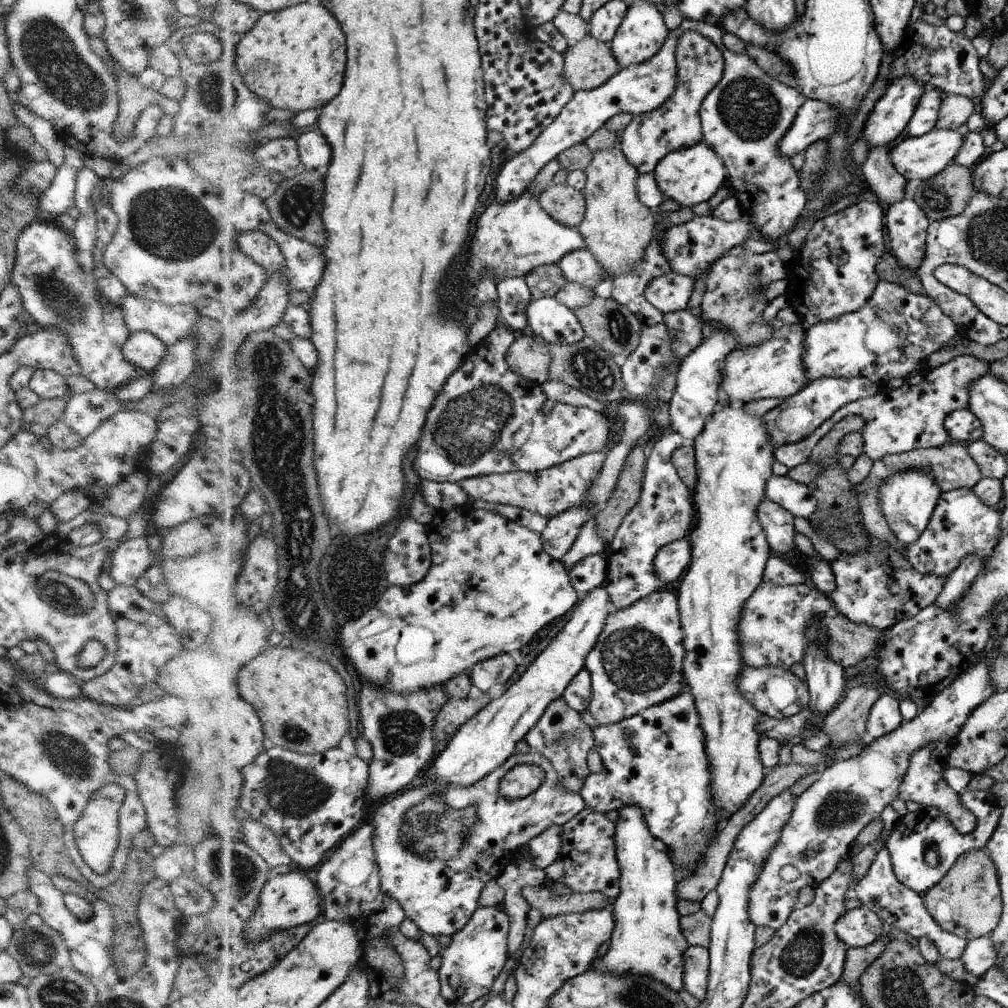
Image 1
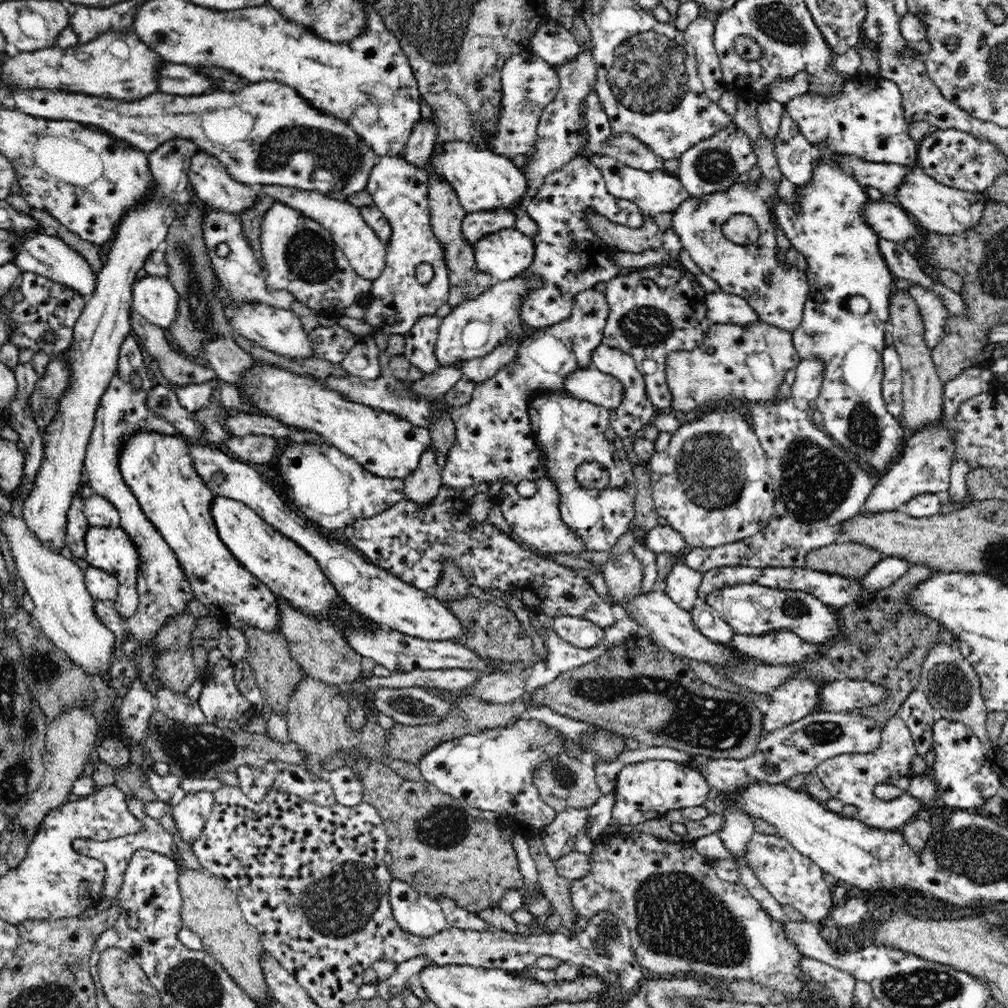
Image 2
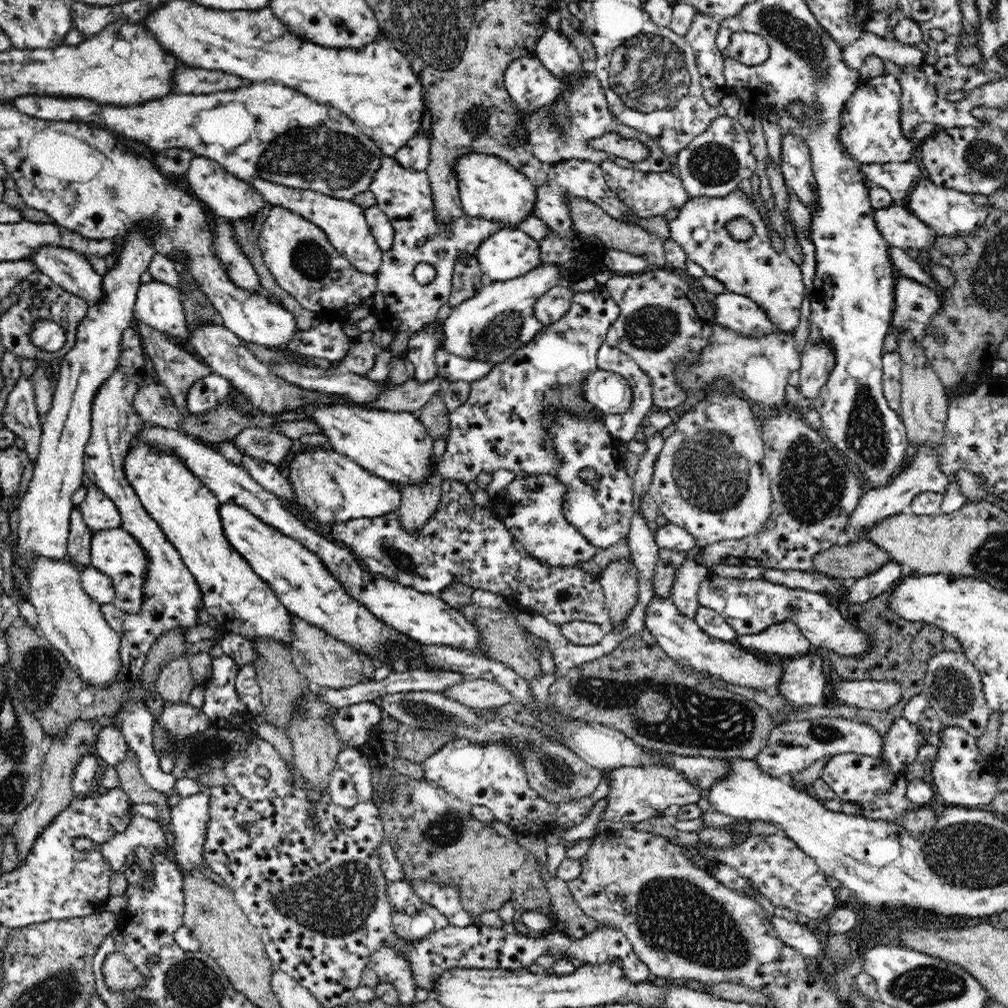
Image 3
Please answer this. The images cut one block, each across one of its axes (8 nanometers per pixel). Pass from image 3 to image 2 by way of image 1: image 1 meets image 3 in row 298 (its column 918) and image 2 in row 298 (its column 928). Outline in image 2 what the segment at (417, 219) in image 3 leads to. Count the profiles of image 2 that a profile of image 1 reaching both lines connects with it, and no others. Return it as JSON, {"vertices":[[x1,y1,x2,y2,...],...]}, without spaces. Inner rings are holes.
{"vertices":[[402,156,378,157,365,190,372,195,373,202,388,219,392,234,385,244,387,254,384,270,372,283,363,320,374,327,373,334,404,335,414,328,416,322,434,316,440,306,447,304,450,292,446,249,431,226,427,199,429,173,408,164],[422,263,430,264,434,269,434,276,426,284,419,283,416,278,416,267]]}

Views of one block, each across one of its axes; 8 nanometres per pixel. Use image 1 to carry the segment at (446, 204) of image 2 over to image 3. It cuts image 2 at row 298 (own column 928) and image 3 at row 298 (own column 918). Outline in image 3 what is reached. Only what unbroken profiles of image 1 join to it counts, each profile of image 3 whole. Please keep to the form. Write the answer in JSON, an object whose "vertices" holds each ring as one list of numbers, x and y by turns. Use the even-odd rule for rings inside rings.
{"vertices":[[464,257,455,266,452,277,452,292,449,304,452,309,462,302,473,298,484,288,492,284,492,279,481,271,477,258]]}

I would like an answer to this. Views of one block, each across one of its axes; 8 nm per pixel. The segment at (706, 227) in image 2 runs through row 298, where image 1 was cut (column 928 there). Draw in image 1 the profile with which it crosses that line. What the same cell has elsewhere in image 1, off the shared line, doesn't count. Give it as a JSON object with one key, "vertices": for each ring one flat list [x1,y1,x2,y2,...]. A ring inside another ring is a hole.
{"vertices":[[955,741,930,742,922,746,918,752,914,752,910,758,909,771,906,772,905,779,902,780,901,787,898,788,898,799,904,802,914,801,921,804,922,807,938,808,944,816,949,817,961,833,970,834,975,830,975,815,963,804,962,797,959,796,949,784,946,784,945,778,941,776,942,770,948,765,950,752,953,750]]}

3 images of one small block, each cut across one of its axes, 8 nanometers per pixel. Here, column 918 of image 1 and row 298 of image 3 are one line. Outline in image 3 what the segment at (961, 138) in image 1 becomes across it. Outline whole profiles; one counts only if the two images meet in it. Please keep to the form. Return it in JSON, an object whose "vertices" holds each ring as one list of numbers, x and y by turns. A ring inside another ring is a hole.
{"vertices":[[152,280,142,283,133,317,176,343,190,339,188,320,180,302,181,292,169,284]]}

